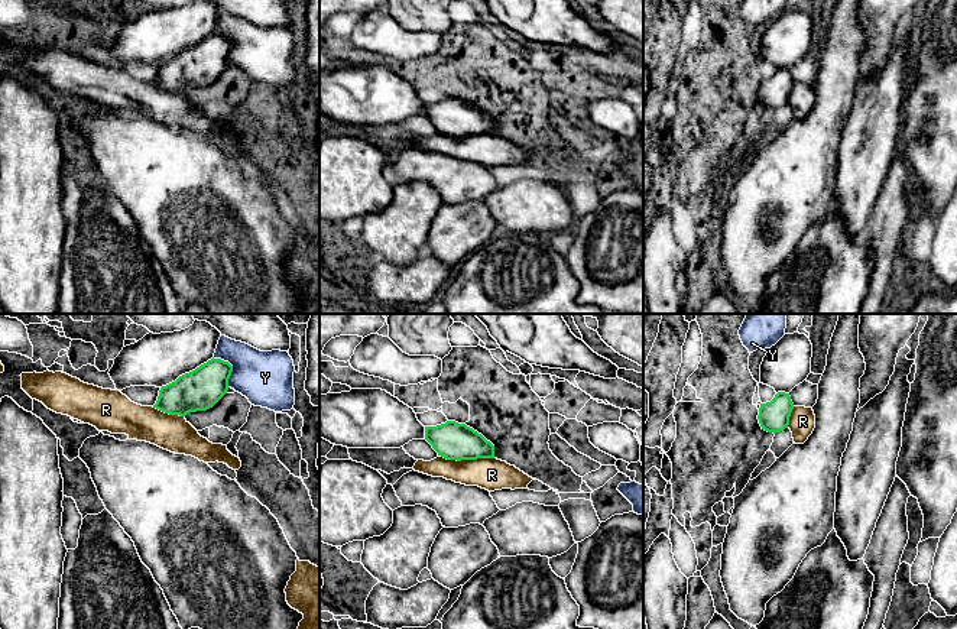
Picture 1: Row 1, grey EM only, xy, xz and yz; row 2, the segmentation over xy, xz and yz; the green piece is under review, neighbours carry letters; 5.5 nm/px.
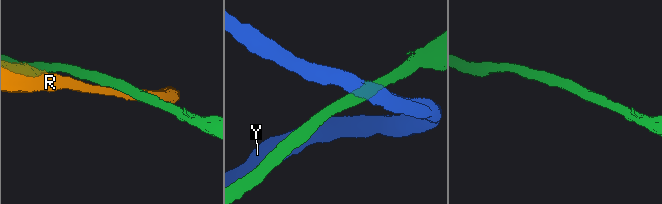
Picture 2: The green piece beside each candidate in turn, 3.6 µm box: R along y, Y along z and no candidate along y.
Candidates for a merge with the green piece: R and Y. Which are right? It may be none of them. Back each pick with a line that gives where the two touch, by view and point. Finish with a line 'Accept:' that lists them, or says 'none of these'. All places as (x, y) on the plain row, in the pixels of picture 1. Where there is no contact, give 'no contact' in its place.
Accept: none of these

